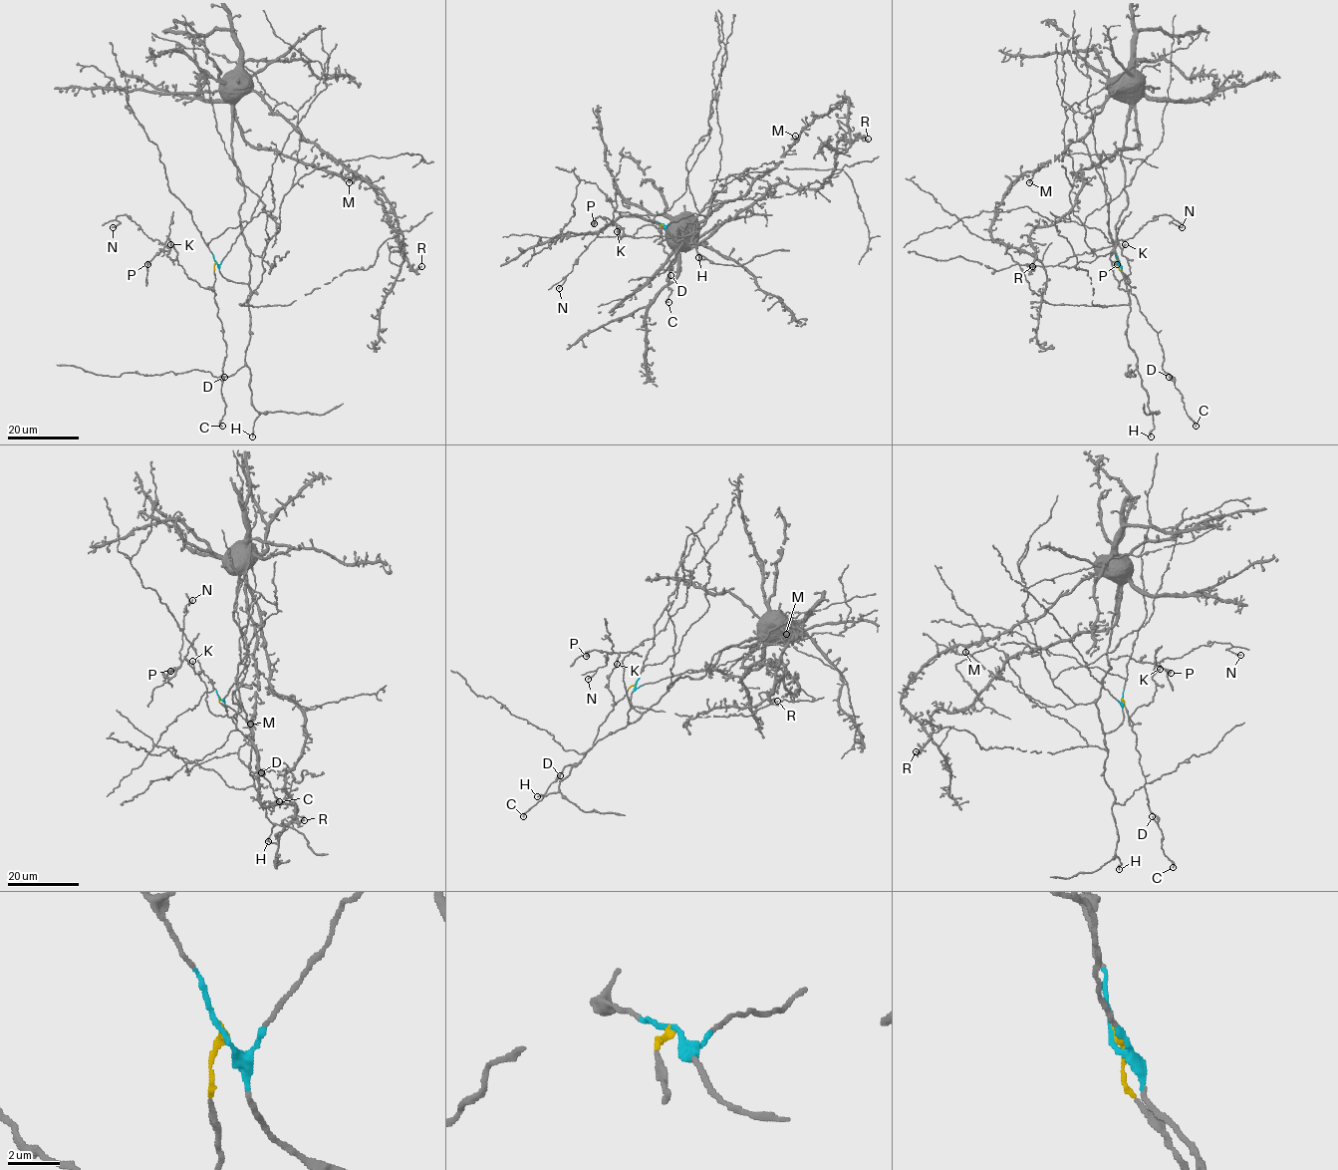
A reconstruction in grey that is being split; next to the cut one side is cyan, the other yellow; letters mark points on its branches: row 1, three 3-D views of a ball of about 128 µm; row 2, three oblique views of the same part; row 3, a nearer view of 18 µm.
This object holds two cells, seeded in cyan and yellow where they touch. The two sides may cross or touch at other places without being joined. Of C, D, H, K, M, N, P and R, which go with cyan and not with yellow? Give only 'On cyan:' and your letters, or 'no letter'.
On cyan: H, M, R

